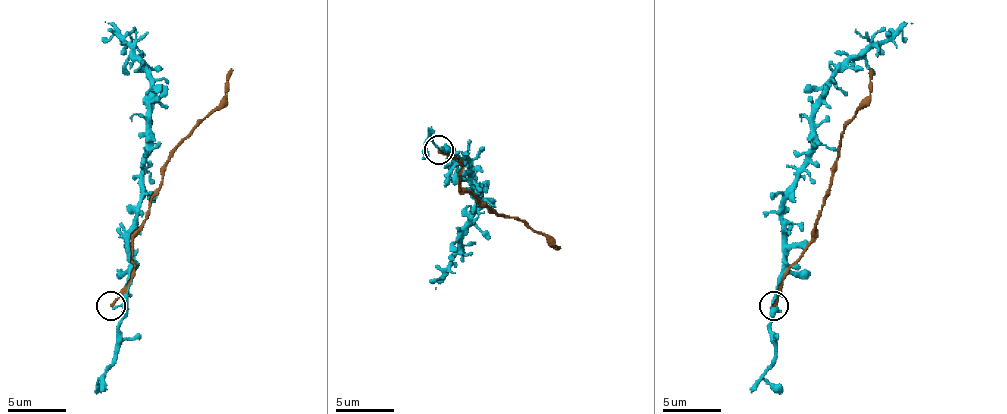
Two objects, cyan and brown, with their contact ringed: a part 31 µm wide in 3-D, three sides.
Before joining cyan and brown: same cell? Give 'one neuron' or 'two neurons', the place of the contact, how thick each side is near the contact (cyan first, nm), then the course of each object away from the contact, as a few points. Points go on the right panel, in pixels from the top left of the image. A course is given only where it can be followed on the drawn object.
two neurons; place (773, 306); calibres 150 and 150 nm; course cyan (771, 306), (783, 274), (789, 186), (812, 145), (812, 110), (824, 87), (844, 66), (897, 34), (906, 43); course brown (774, 306), (786, 271), (812, 239), (832, 180), (832, 166), (841, 134), (871, 93), (871, 69)

